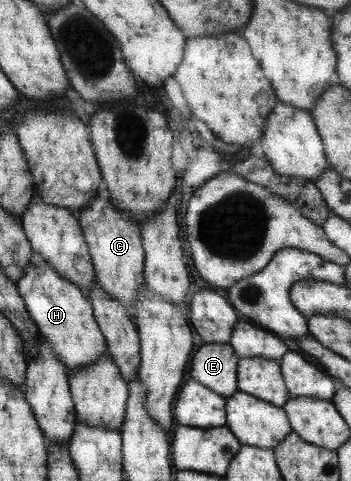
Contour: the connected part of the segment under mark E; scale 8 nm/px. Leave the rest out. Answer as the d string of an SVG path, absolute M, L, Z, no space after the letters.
M203 342L191 358L189 374L195 383L227 399L237 391L238 359L228 343Z

